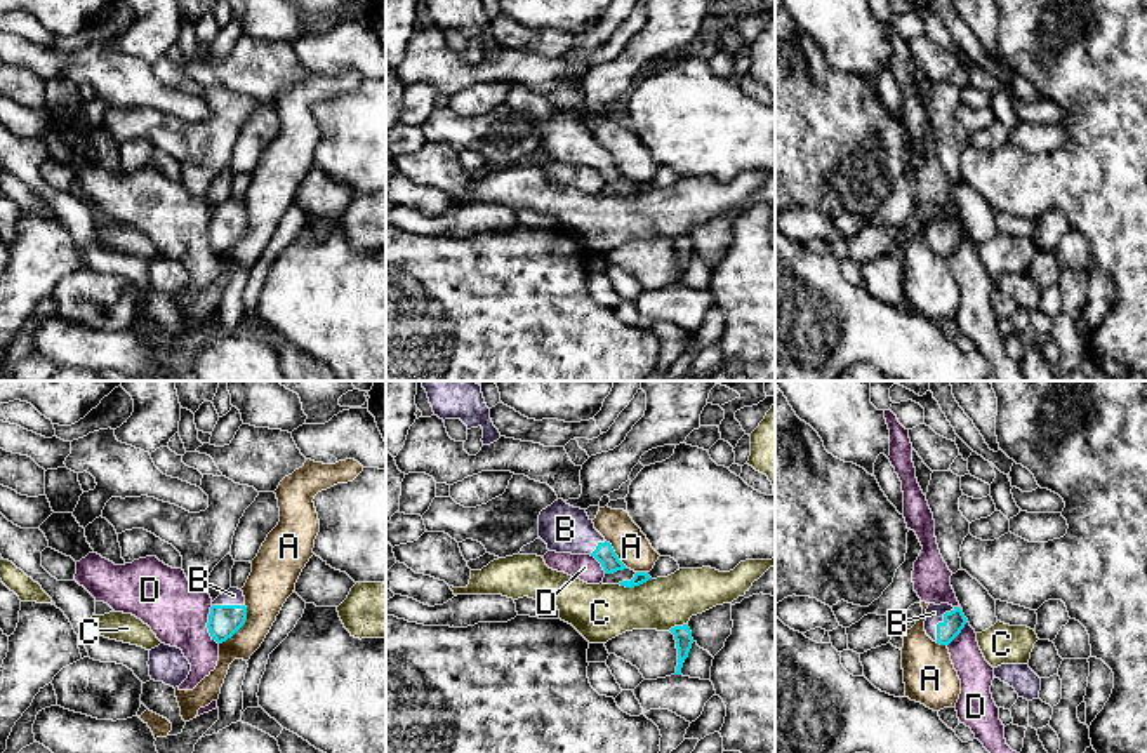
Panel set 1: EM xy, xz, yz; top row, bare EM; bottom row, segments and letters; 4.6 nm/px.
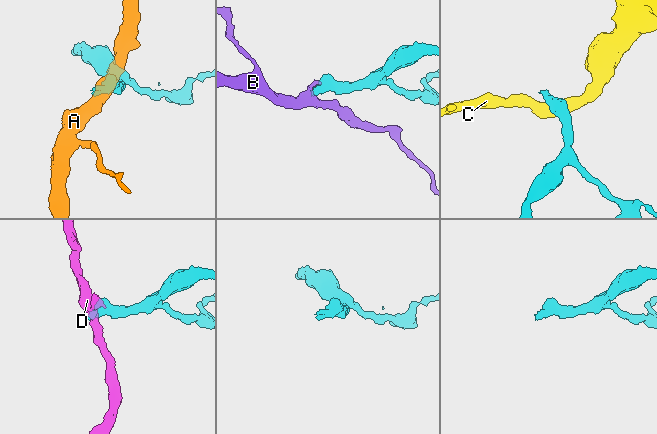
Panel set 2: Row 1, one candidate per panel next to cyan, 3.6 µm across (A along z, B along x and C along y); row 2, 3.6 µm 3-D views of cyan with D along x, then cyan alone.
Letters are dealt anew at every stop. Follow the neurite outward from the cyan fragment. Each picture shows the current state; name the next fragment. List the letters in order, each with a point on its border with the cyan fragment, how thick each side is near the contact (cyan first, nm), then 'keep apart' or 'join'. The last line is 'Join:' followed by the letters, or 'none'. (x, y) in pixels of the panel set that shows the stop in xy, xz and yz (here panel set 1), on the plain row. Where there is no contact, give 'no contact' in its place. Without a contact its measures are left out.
A: meets cyan in xy at (240, 237); 150 nm thick on the cyan side, 200 nm on the other; keep apart
B: meets cyan in yz at (939, 233); 100 nm thick on the cyan side, 80 nm on the other; join
C: meets cyan in xz at (635, 195); 60 nm thick on the cyan side, 260 nm on the other; keep apart
D: meets cyan in xy at (207, 235); 150 nm thick on the cyan side, 280 nm on the other; keep apart
Join: B

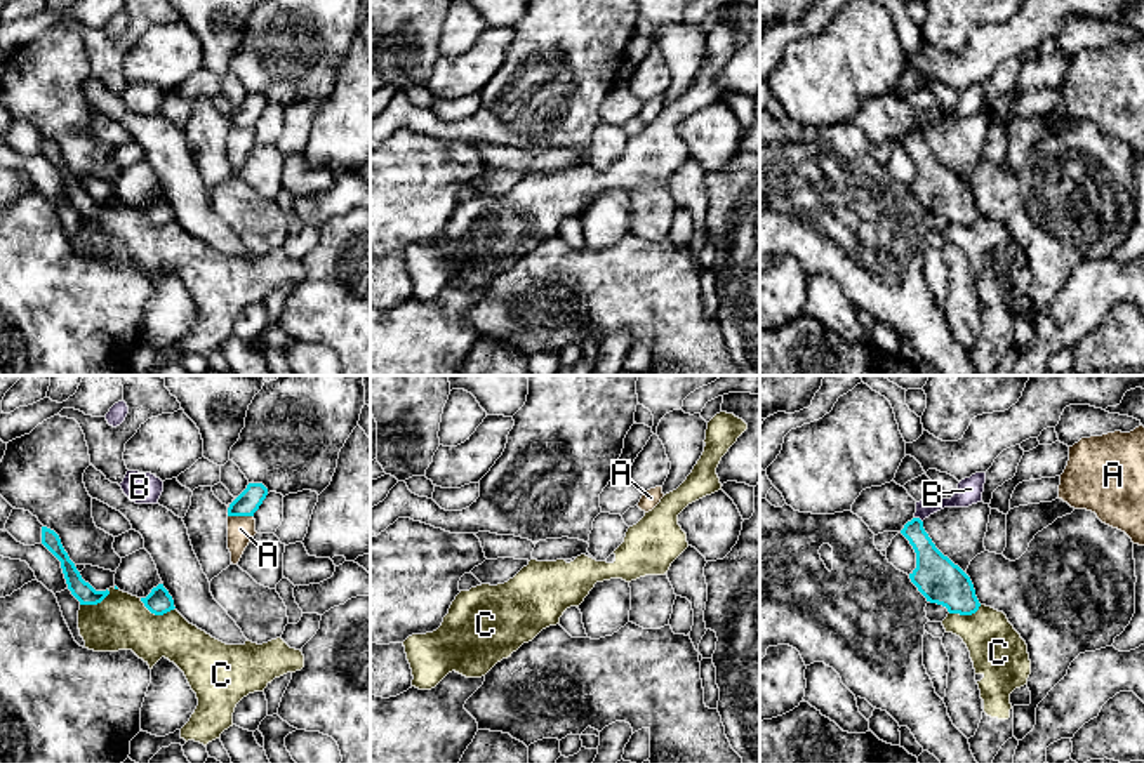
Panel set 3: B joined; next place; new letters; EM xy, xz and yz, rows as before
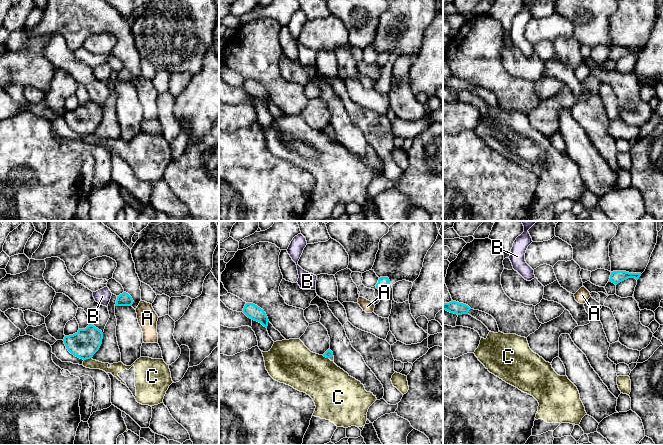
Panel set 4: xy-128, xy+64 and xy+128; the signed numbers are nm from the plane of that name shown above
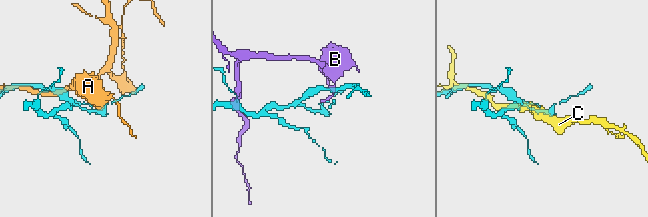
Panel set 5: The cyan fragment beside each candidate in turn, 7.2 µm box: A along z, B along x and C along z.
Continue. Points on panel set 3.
A: meets cyan in xy at (240, 126); 110 nm thick on the cyan side, 130 nm on the other; keep apart
B: meets cyan in yz at (918, 129); 160 nm thick on the cyan side, 90 nm on the other; keep apart
C: meets cyan in xy at (155, 225); 120 nm thick on the cyan side, 260 nm on the other; keep apart
Join: none

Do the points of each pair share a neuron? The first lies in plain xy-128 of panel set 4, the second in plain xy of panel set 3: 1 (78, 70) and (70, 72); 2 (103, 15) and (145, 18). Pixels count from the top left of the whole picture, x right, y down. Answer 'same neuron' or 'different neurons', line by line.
1: different neurons
2: same neuron

